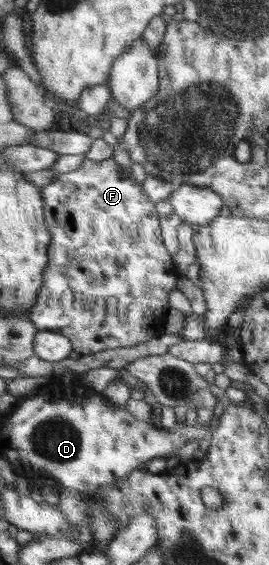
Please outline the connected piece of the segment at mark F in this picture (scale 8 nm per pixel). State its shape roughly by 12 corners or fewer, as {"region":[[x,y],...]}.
{"region":[[111,159],[41,188],[38,331],[84,355],[166,332],[180,272]]}

